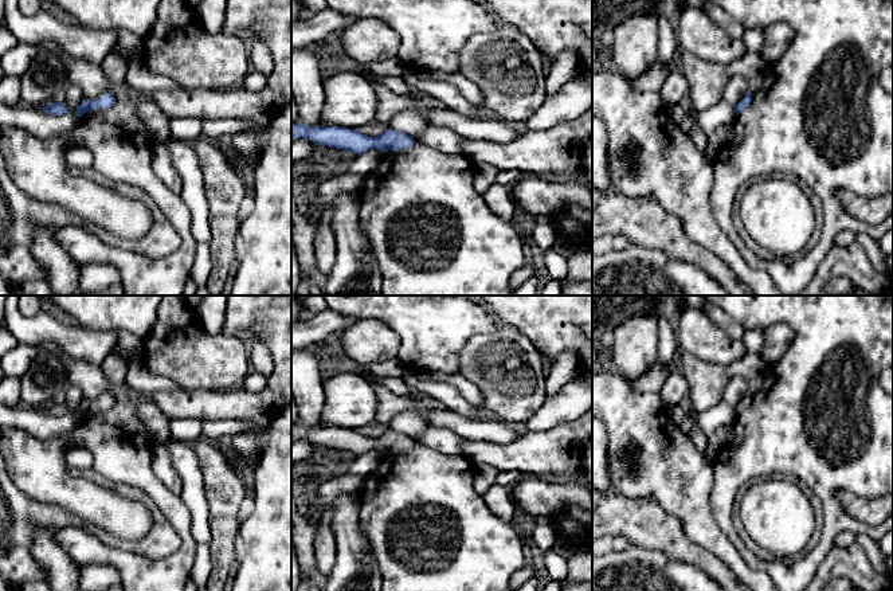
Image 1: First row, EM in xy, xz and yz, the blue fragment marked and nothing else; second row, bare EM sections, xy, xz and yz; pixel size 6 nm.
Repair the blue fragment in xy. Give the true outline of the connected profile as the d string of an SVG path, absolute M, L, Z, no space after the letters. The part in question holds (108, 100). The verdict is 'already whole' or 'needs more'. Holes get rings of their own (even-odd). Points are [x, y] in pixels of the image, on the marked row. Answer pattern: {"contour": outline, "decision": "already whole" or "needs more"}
{"contour": "M106 93L102 98L98 98L95 101L86 101L83 99L82 103L77 107L75 114L82 117L85 113L90 110L98 110L101 107L110 109L115 102L115 98L113 94Z", "decision": "already whole"}

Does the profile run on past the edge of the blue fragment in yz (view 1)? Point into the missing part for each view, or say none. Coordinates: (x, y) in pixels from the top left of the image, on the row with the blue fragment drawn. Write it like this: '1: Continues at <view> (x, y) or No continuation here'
1: No continuation here

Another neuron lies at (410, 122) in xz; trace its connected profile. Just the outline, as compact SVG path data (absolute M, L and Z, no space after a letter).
M406 110L395 116L388 125L389 129L416 137L427 129L428 122L424 121L415 110Z

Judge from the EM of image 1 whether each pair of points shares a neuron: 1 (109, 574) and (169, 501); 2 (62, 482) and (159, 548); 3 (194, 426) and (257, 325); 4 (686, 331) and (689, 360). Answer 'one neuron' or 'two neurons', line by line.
1: two neurons
2: two neurons
3: two neurons
4: two neurons

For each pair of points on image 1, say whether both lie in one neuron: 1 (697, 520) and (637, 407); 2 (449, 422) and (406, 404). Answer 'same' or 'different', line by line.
1: same
2: different

